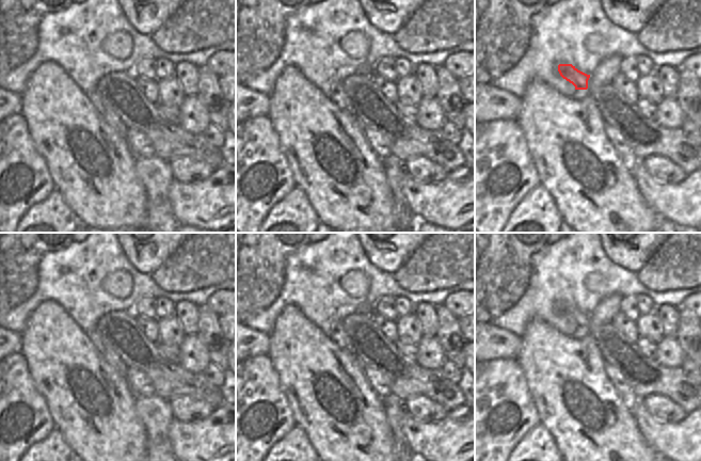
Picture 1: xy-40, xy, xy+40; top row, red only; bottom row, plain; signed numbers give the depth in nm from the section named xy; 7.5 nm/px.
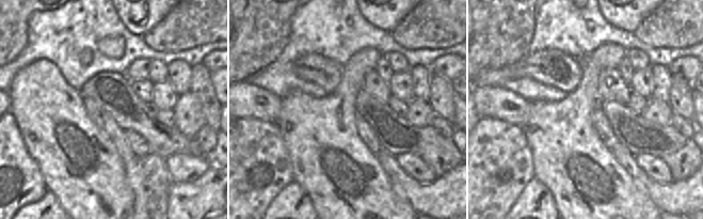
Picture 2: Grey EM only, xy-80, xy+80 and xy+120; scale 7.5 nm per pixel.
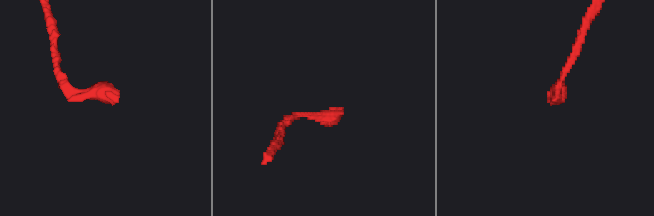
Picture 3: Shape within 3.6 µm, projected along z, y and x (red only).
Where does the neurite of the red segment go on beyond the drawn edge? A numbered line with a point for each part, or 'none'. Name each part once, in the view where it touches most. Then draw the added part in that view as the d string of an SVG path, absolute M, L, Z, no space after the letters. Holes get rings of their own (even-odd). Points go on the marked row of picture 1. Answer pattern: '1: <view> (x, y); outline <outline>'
1: xy+40 (578, 94); outline M590 89L587 90L575 90L575 93L573 94L572 98L576 100L580 100L585 96L587 96L590 93Z

